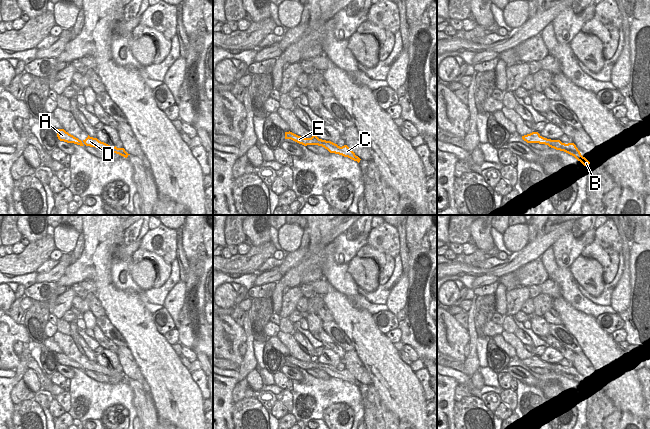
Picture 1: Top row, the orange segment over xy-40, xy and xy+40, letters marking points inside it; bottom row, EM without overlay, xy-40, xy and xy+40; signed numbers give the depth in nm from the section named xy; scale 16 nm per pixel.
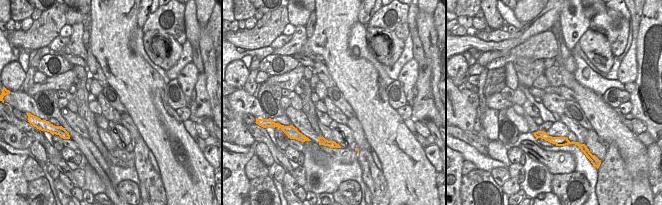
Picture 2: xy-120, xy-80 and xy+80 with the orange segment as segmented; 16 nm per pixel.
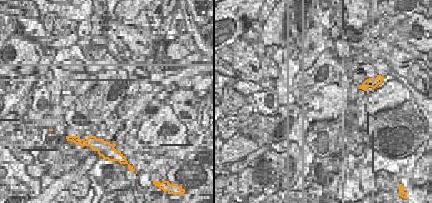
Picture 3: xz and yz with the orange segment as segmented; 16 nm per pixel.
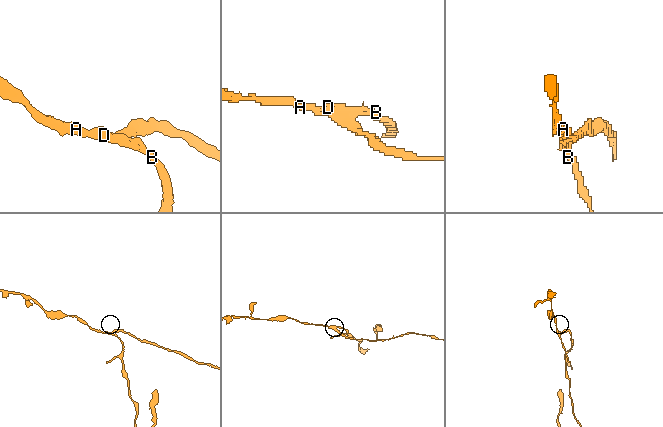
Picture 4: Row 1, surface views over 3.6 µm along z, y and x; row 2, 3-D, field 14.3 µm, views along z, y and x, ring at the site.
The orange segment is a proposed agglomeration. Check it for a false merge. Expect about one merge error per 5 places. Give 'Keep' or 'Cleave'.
Cleave.

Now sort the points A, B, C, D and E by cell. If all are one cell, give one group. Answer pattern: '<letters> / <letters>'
A E / B C D

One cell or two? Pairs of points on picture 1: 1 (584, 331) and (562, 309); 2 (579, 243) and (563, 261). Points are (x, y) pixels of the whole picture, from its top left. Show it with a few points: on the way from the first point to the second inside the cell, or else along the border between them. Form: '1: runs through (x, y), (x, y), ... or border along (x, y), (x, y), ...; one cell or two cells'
1: runs through (579, 326), (567, 314); one cell
2: runs through (575, 247), (565, 257); one cell

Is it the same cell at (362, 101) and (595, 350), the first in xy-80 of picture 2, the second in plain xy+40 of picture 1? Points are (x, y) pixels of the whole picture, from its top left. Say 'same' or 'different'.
same

